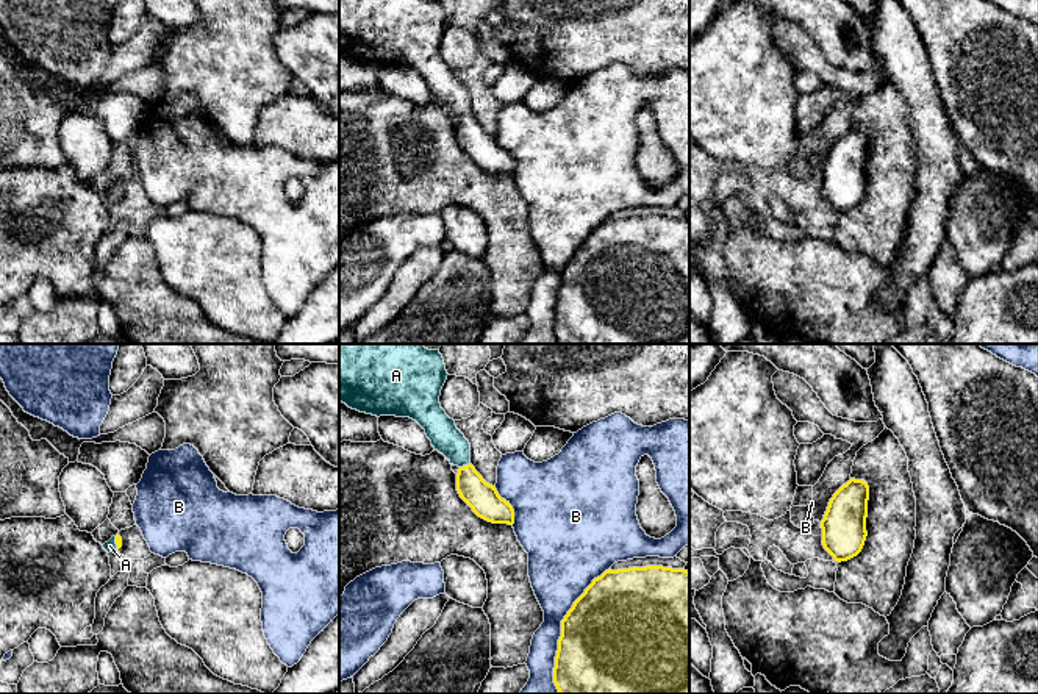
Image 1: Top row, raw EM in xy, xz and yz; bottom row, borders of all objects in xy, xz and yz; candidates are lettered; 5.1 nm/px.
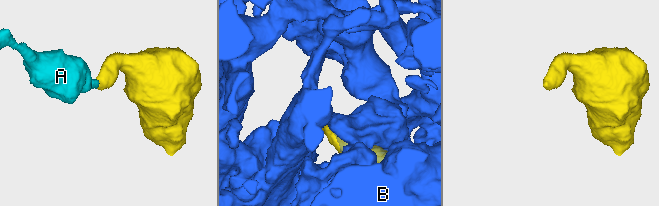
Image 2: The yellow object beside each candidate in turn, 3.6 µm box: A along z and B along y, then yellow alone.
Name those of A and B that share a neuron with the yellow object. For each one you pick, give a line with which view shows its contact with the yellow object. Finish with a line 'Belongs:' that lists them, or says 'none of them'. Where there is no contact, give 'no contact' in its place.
A: meets yellow in xz
Belongs: A

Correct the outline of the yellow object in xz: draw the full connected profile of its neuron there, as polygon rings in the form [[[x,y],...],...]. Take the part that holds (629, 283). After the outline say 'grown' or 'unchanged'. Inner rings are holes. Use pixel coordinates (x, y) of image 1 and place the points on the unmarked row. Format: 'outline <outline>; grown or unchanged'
outline [[[663,216],[605,220],[594,228],[561,270],[561,286],[553,317],[560,344],[689,344],[689,222]]]; unchanged

